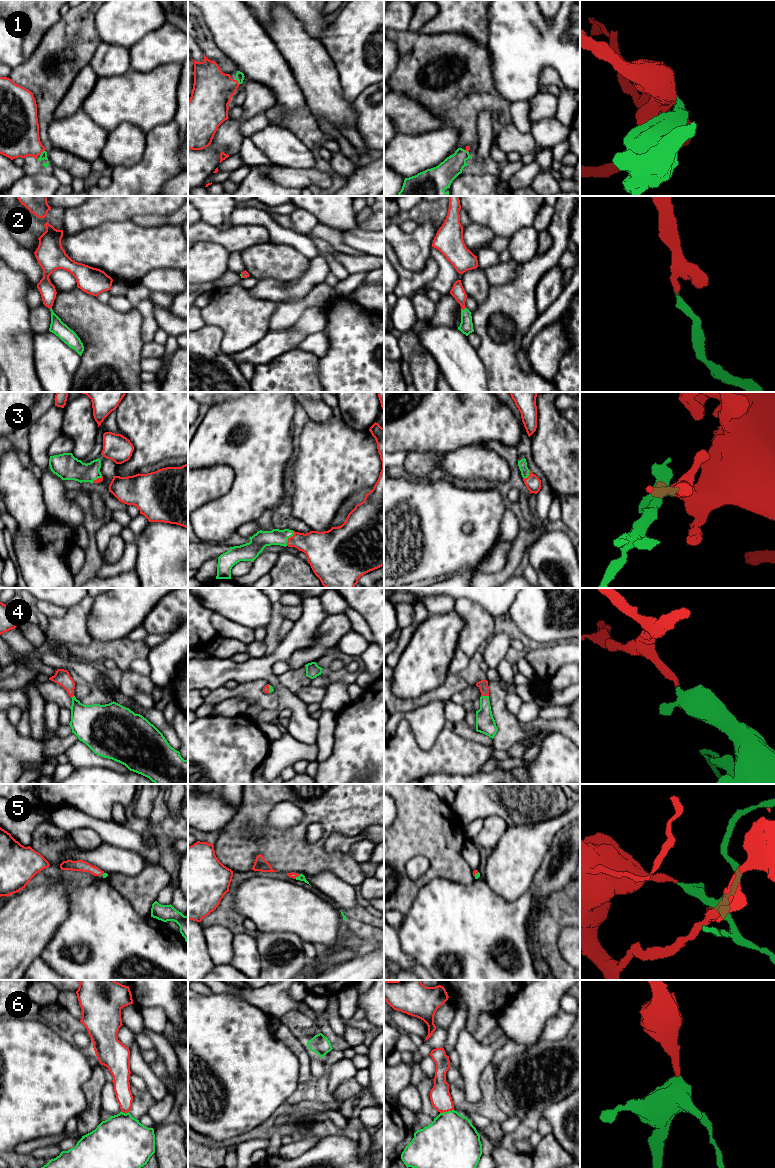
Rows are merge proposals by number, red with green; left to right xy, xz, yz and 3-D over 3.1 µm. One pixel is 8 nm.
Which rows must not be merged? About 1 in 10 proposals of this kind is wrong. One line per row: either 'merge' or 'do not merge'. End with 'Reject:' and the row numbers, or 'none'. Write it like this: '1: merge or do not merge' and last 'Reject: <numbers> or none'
1: merge
2: merge
3: merge
4: merge
5: merge
6: merge
Reject: none

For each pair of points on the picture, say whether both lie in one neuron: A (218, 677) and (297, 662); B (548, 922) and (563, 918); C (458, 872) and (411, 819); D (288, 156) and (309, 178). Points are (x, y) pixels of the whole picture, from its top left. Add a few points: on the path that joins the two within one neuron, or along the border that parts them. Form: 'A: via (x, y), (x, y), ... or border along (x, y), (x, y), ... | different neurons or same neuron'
A: border along (308, 645), (297, 647), (287, 658) | different neurons
B: via (552, 918), (559, 918) | same neuron
C: via (446, 859), (445, 853), (424, 832) | same neuron
D: border along (279, 166), (314, 168) | different neurons

